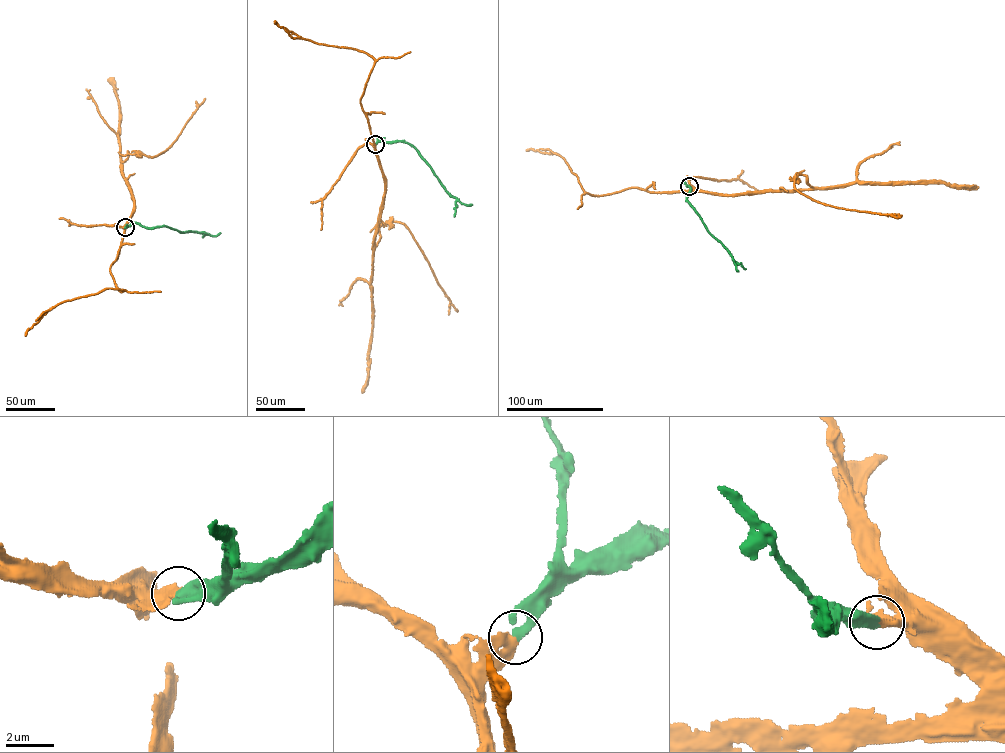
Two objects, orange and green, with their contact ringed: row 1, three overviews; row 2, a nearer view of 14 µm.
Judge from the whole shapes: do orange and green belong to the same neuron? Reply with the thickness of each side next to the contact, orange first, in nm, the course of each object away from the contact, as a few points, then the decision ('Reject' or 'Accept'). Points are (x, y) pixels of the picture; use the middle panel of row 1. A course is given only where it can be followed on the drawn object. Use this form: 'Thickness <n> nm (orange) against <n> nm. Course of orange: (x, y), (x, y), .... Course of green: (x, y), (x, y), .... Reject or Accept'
Thickness 440 nm (orange) against 420 nm. Course of orange: (375, 144), (385, 191), (374, 249), (380, 237), (380, 227), (393, 222), (403, 223), (457, 312). Course of green: (375, 144), (383, 141), (411, 144), (449, 194), (463, 204), (472, 205). Accept

